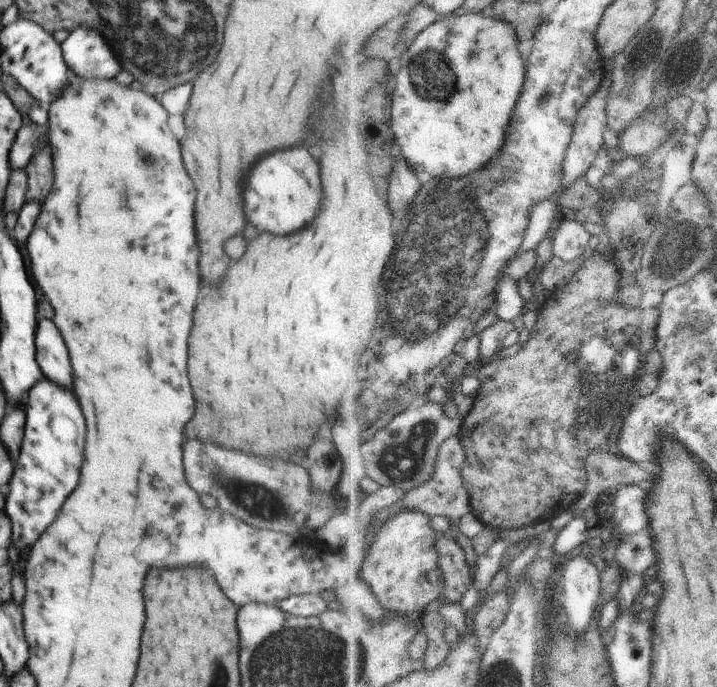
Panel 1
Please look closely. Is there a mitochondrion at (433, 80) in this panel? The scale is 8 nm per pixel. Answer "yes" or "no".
yes

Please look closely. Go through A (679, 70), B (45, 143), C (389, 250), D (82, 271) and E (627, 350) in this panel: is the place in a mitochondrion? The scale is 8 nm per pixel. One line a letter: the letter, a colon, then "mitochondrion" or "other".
A: other
B: other
C: mitochondrion
D: other
E: mitochondrion

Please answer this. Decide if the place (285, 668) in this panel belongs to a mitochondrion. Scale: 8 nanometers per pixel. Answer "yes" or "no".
yes

